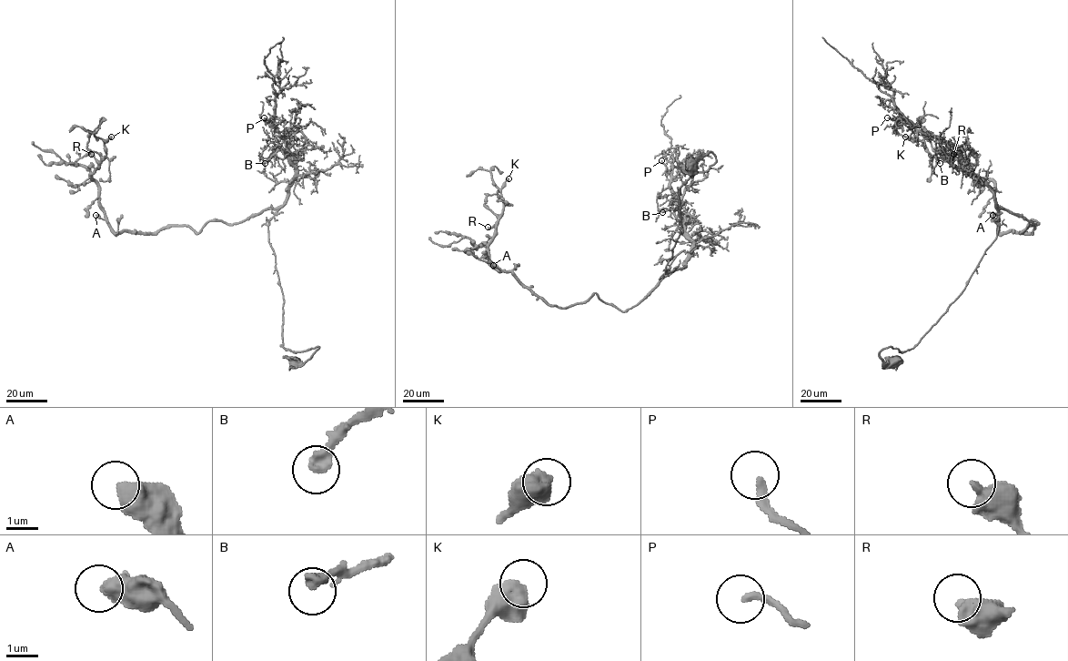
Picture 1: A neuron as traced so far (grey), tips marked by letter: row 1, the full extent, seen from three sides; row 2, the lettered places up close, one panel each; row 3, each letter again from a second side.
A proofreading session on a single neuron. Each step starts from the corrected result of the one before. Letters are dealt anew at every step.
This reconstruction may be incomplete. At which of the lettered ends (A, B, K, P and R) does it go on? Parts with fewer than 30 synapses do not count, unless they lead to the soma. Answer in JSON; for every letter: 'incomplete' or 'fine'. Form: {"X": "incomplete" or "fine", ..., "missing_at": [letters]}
{"A": "fine", "B": "incomplete", "K": "fine", "P": "fine", "R": "fine", "missing_at": ["B"]}

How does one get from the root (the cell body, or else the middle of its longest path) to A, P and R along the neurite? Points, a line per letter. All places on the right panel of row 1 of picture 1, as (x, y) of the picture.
A: (893, 362), (879, 352), (912, 349), (945, 312), (995, 238), (998, 209), (1038, 223), (1000, 233), (992, 215)
P: (893, 362), (879, 352), (912, 349), (945, 312), (995, 238), (999, 212), (956, 147), (887, 117)
R: (893, 362), (879, 352), (945, 312), (998, 209), (1038, 223), (1000, 233), (994, 183), (953, 154)

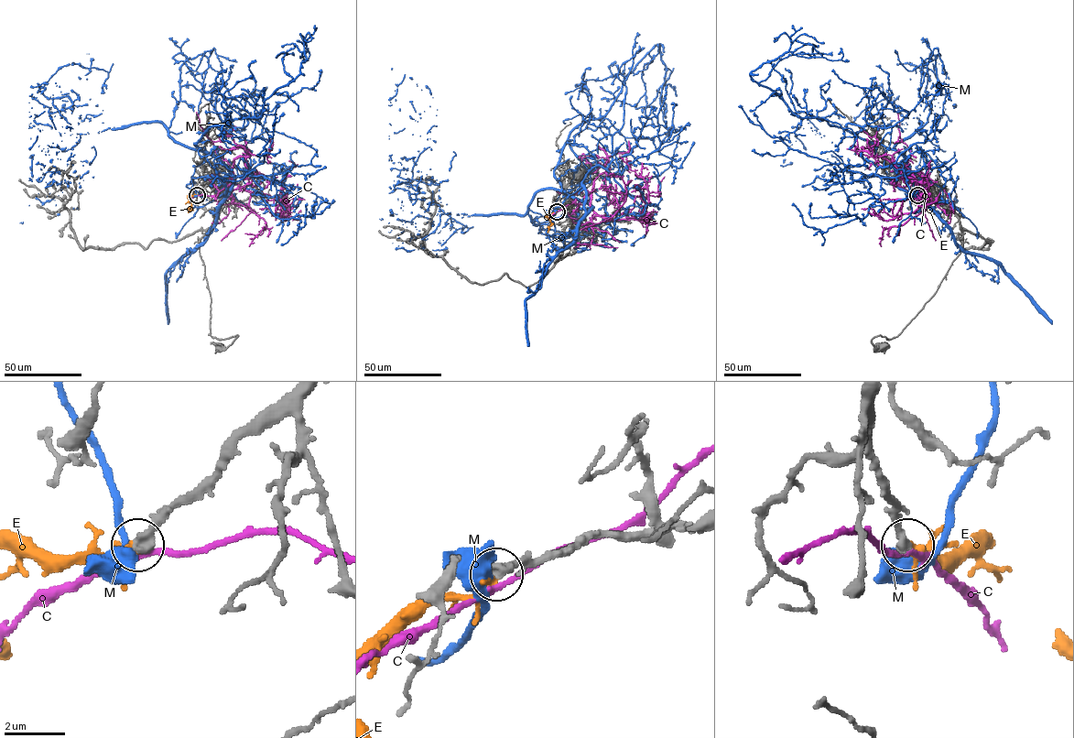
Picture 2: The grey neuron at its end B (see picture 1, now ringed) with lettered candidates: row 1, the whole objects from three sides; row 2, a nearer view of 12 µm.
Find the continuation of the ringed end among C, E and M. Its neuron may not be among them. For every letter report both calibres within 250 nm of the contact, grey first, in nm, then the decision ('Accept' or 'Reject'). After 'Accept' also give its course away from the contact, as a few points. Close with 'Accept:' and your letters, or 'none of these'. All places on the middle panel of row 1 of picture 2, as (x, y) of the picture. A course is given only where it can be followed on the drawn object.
C: Thickness 340 nm (grey) against 190 nm. Reject
E: Thickness 360 nm (grey) against 260 nm. Accept. Its course: (557, 211), (549, 216), (547, 232)
M: Thickness 320 nm (grey) against 500 nm. Reject
Accept: E

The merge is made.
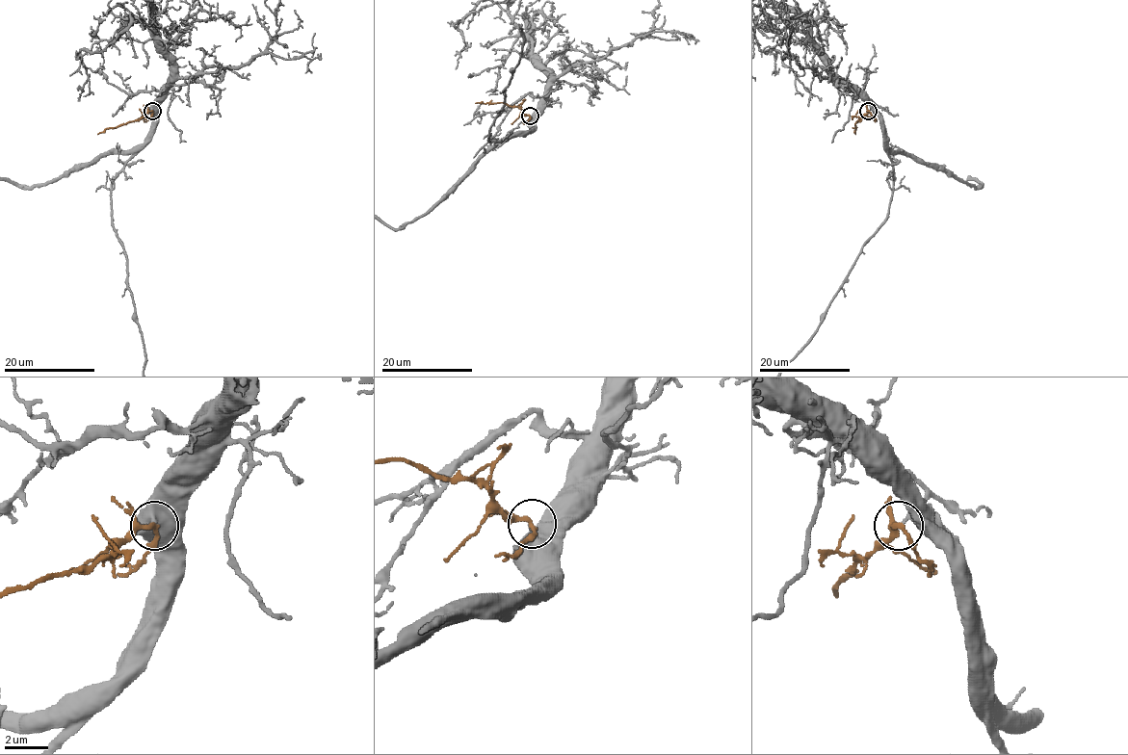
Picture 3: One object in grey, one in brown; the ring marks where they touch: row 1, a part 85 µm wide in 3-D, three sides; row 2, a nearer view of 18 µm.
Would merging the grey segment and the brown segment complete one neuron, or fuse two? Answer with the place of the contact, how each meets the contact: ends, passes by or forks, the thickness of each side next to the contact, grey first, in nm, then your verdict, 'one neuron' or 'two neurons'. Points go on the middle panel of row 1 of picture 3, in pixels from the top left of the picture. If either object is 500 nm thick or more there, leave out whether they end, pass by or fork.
place (530, 116); grey ends; brown forks; calibres 320 and 160 nm; one neuron

